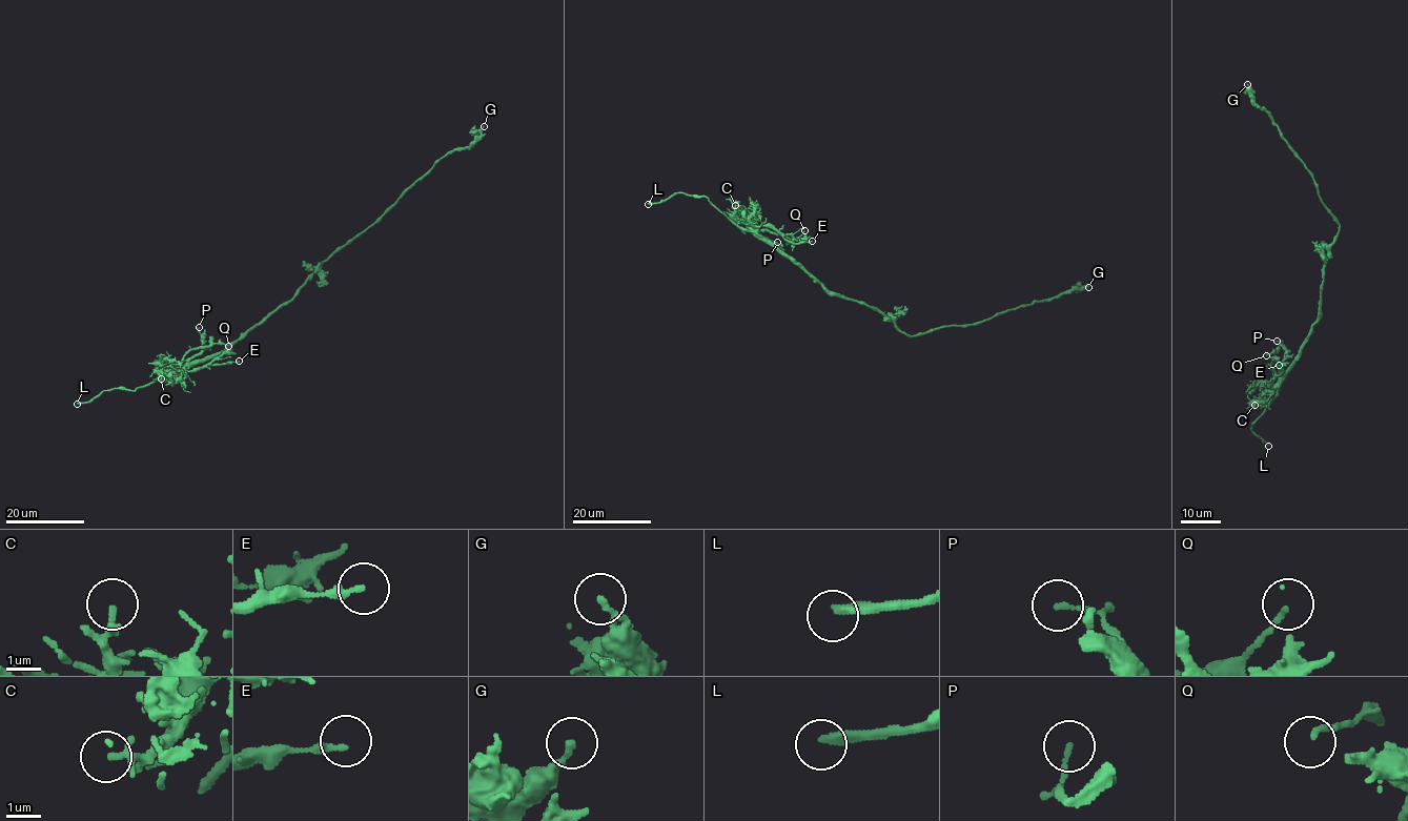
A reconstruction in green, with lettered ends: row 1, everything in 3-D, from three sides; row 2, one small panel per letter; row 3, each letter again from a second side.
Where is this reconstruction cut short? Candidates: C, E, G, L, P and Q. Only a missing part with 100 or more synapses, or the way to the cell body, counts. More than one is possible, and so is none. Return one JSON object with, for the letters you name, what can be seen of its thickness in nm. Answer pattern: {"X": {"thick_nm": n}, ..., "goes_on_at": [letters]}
{"L": {"thick_nm": 300}, "goes_on_at": ["L"]}

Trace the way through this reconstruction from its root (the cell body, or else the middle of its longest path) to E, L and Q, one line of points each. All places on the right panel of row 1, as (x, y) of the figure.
E: (1323, 278), (1320, 287), (1321, 314), (1287, 373), (1278, 386), (1270, 387), (1283, 370), (1279, 365)
L: (1323, 278), (1320, 287), (1321, 314), (1273, 399), (1251, 423), (1251, 430), (1268, 446)
Q: (1323, 278), (1320, 287), (1321, 314), (1290, 368), (1276, 376), (1270, 366), (1274, 353), (1266, 355)

